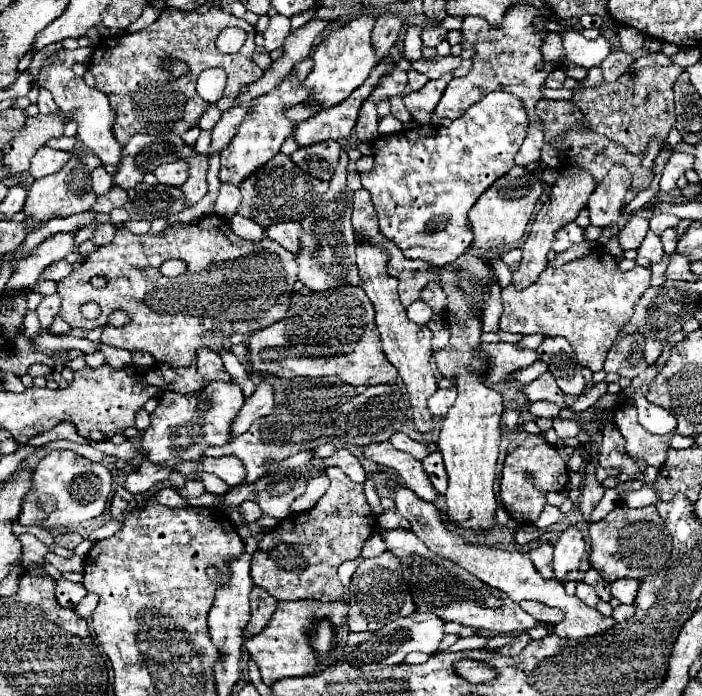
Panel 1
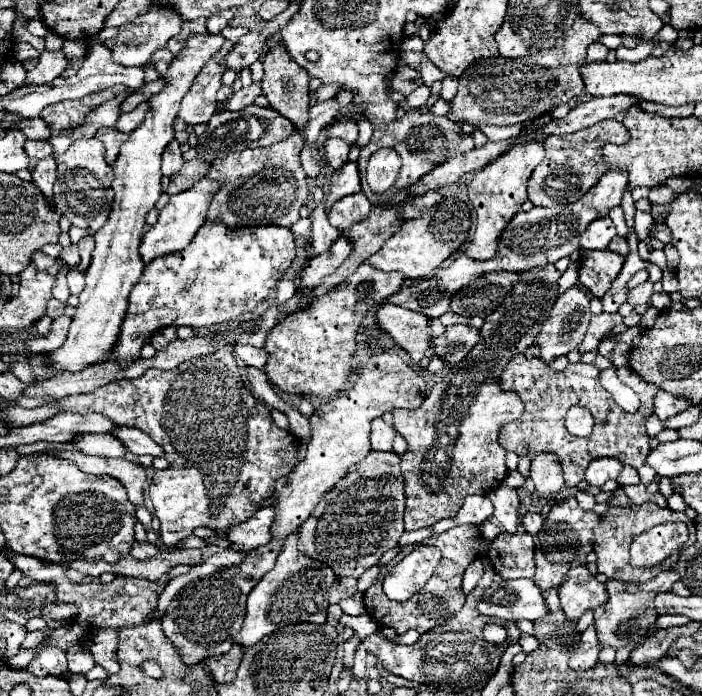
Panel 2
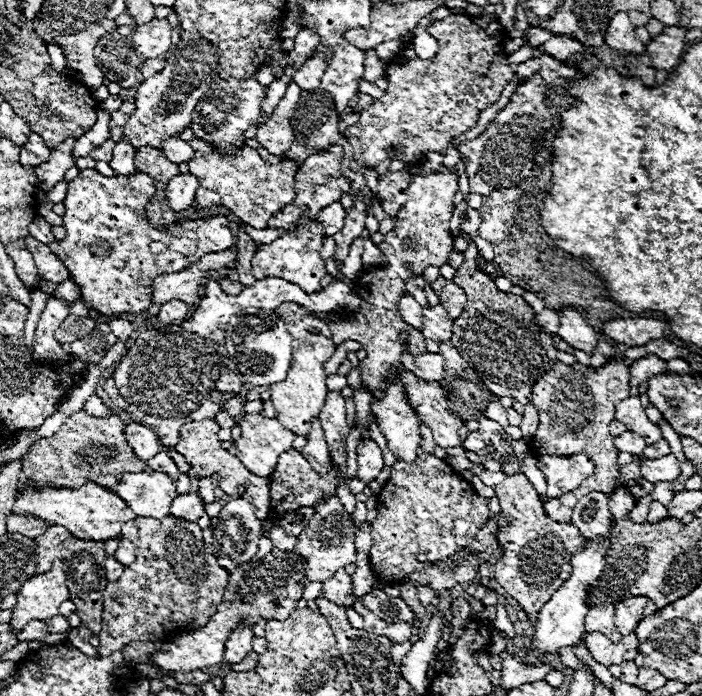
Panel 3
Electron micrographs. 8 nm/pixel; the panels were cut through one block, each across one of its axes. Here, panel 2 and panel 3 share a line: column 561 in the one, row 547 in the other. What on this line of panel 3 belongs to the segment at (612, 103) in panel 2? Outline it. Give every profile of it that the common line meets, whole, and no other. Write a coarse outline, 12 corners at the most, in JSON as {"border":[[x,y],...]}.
{"border":[[120,540],[114,558],[124,566],[136,560],[134,544]]}

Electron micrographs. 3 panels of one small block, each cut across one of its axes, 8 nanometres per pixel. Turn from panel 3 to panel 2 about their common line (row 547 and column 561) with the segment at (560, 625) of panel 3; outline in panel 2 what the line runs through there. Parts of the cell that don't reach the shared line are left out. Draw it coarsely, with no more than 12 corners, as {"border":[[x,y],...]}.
{"border":[[586,566],[570,568],[558,586],[562,610],[578,620],[608,594]]}

